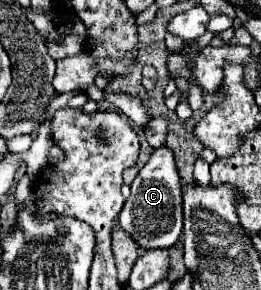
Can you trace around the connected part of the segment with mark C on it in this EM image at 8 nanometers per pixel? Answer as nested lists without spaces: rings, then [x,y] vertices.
[[[162,145],[158,147],[150,161],[140,169],[132,181],[132,193],[120,211],[120,227],[142,247],[142,249],[168,249],[172,247],[182,233],[182,185],[180,175],[174,163],[172,151]]]

